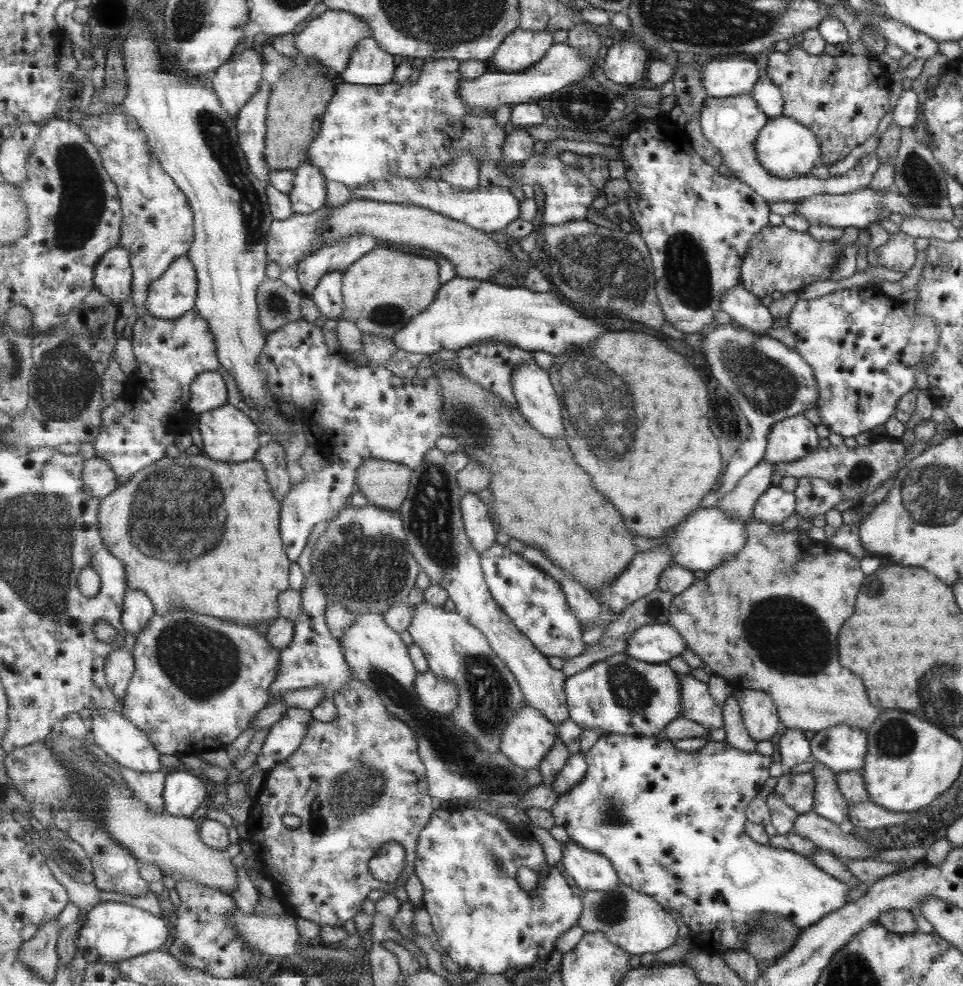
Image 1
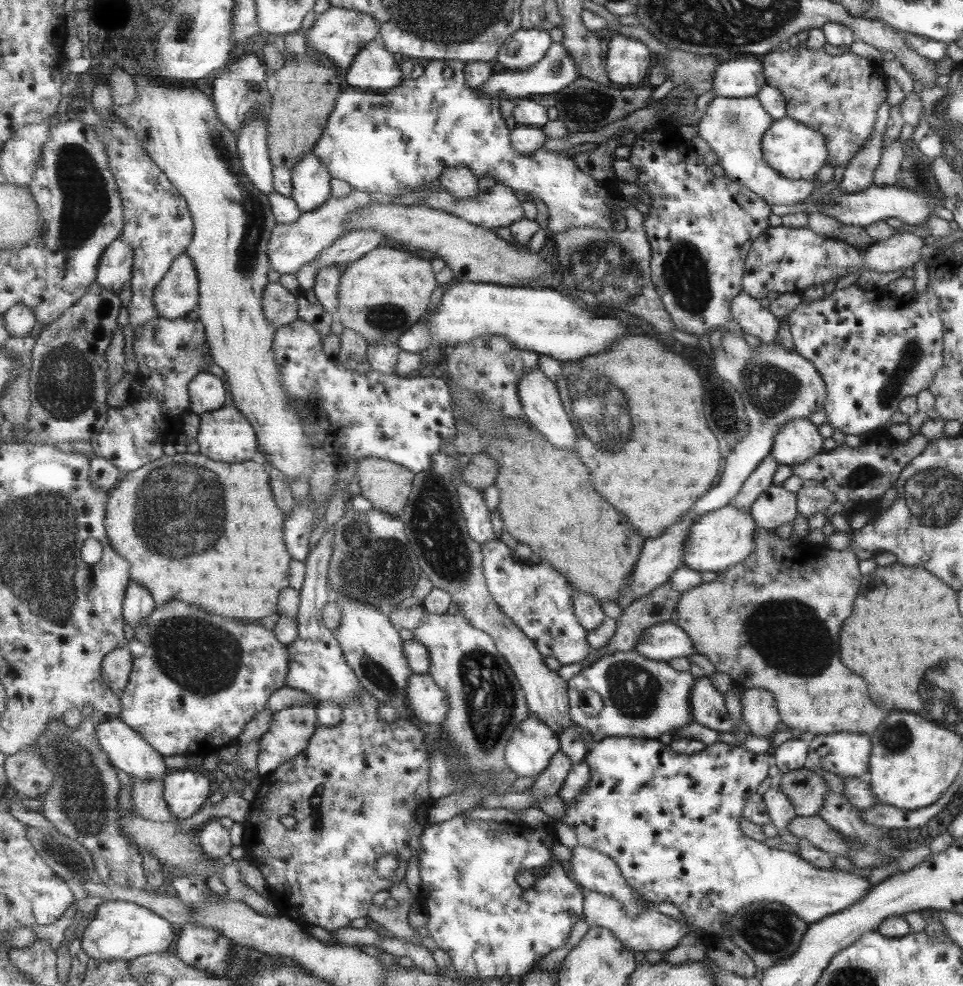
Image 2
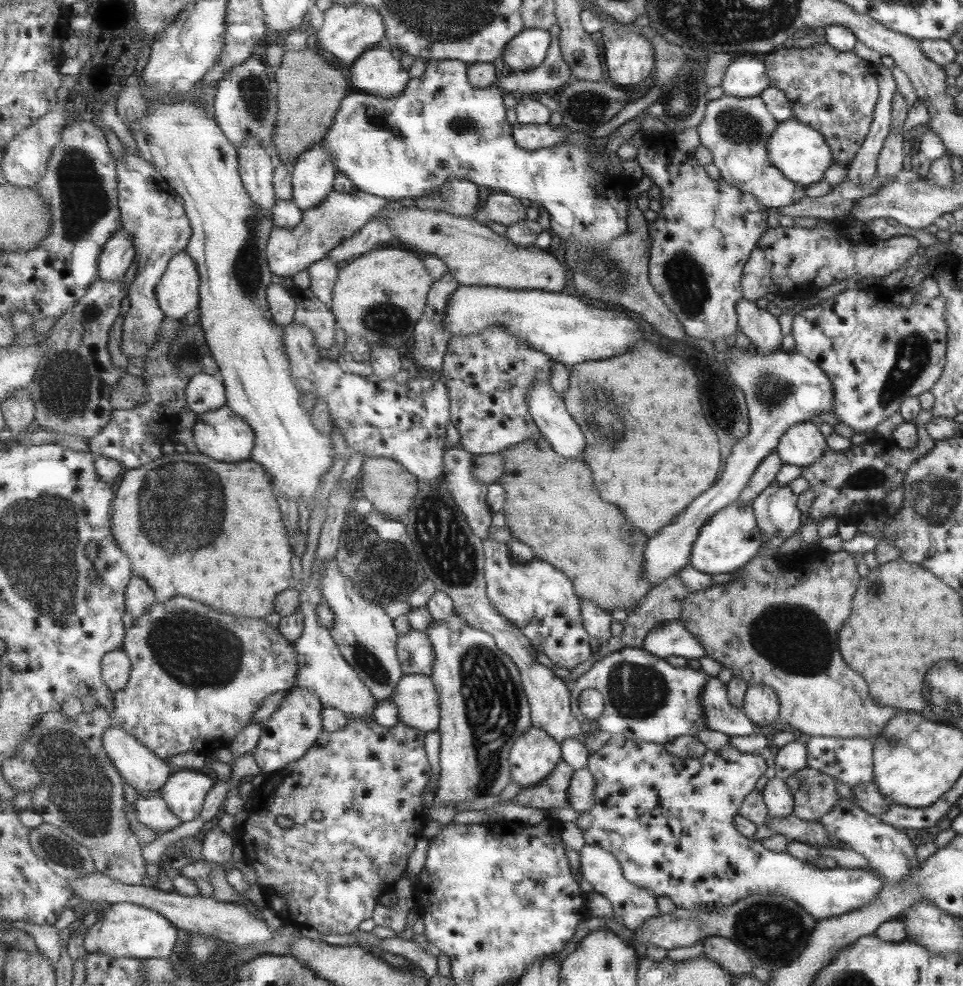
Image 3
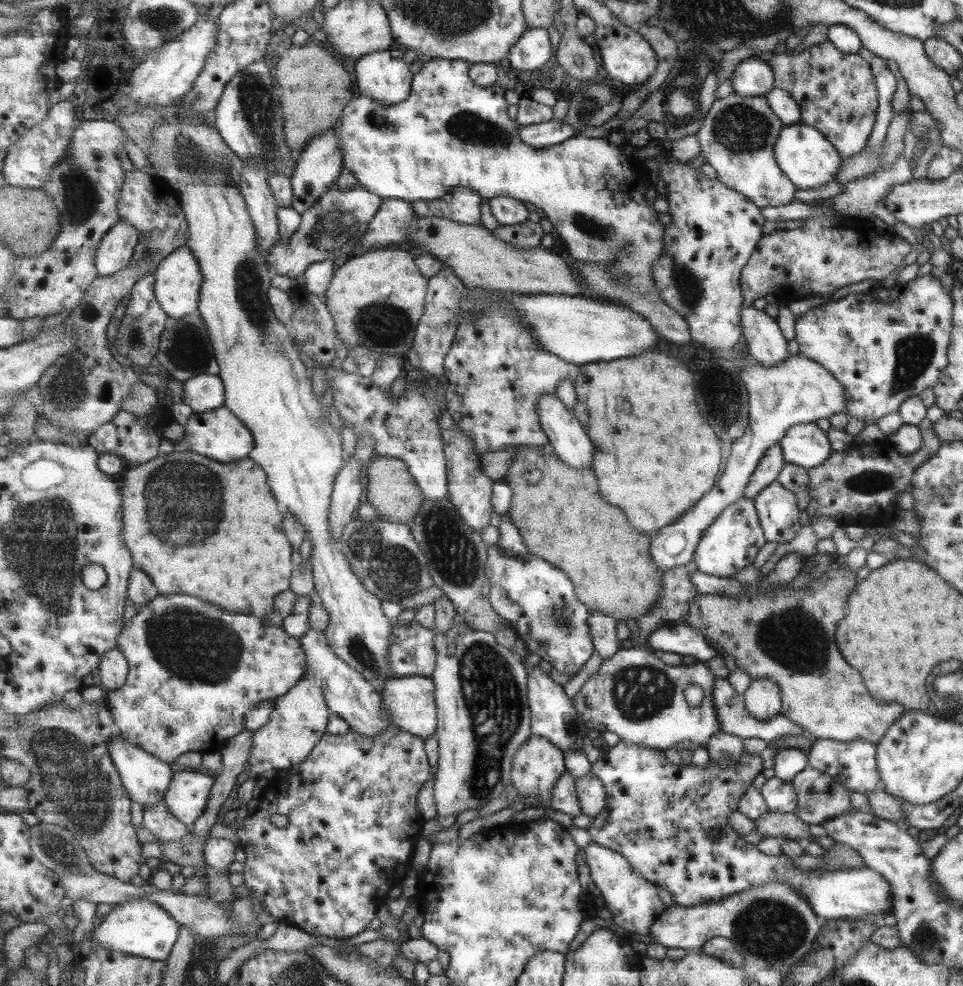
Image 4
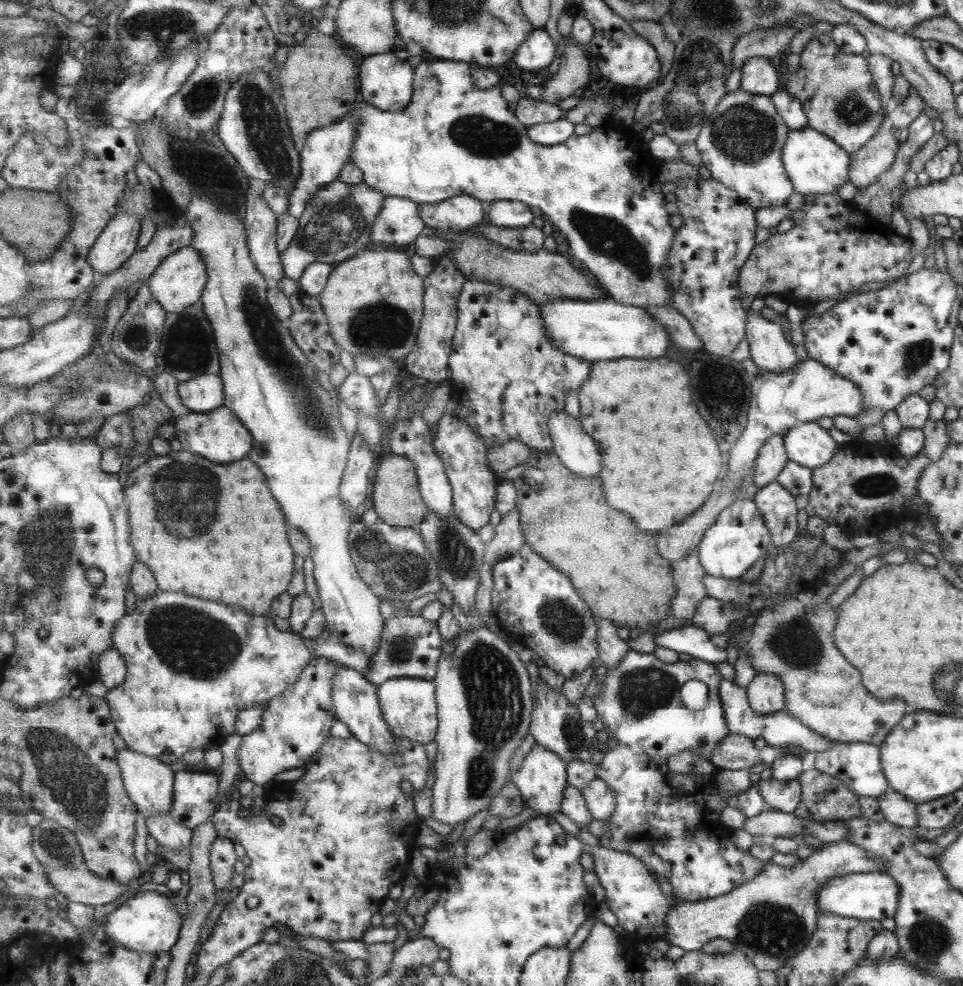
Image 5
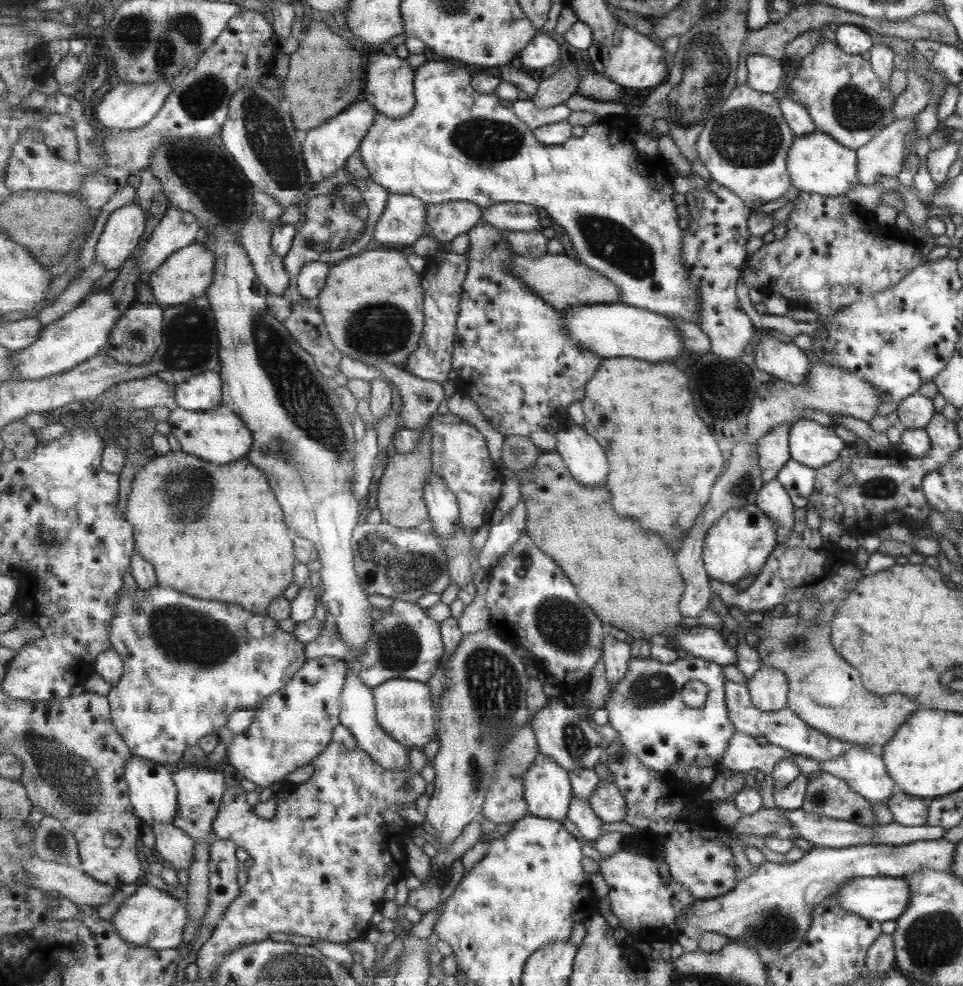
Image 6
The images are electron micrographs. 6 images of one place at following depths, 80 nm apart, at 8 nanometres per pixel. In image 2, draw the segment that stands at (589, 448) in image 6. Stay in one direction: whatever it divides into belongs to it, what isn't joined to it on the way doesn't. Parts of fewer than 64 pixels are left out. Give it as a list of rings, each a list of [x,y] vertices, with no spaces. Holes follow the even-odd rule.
[[[539,367],[526,372],[520,378],[520,399],[530,424],[542,432],[557,448],[573,451],[577,444],[577,434],[571,422],[572,417],[565,412],[563,400],[560,400],[559,396],[560,389],[557,388],[556,383],[549,380]]]

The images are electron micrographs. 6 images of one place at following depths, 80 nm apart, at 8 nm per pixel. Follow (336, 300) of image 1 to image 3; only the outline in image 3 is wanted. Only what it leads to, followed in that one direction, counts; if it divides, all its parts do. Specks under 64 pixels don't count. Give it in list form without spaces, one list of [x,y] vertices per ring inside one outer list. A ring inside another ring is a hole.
[[[325,258],[308,268],[312,276],[311,290],[319,300],[322,300],[329,307],[332,306],[334,301],[333,291],[336,287],[341,267],[342,265],[338,265],[330,258]]]

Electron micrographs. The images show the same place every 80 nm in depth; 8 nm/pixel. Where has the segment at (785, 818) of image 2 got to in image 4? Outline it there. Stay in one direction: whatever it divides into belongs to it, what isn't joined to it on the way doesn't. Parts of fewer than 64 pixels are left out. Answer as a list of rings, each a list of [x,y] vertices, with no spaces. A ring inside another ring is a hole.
[[[777,777],[767,779],[760,788],[768,812],[793,813],[796,808],[796,792],[790,781]]]

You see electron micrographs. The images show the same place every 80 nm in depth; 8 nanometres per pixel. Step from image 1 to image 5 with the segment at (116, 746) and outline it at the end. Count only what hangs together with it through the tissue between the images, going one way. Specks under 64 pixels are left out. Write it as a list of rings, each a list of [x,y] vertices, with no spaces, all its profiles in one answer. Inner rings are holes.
[[[132,748],[120,750],[119,763],[124,777],[125,788],[129,796],[138,806],[138,810],[145,818],[153,815],[169,813],[172,810],[174,799],[174,784],[176,783],[176,772],[172,765],[165,764],[165,761],[147,756],[142,752],[134,751]]]

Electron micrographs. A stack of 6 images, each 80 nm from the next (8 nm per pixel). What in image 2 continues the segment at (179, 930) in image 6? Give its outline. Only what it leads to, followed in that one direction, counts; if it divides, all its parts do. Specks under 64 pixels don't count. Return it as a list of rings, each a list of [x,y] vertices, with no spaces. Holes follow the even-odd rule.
[[[105,900],[95,909],[95,915],[92,921],[84,928],[81,937],[81,946],[83,950],[97,960],[133,960],[143,955],[171,952],[169,948],[171,942],[175,940],[175,930],[171,922],[165,920],[165,917],[159,916],[152,909],[139,903],[129,902],[126,900]]]

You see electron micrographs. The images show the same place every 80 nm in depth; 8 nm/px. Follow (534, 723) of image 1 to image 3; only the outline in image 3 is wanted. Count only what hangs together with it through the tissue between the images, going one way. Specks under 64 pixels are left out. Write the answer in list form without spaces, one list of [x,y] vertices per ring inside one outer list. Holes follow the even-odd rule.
[[[532,726],[513,745],[512,778],[526,789],[543,782],[563,759],[562,744],[546,730]]]

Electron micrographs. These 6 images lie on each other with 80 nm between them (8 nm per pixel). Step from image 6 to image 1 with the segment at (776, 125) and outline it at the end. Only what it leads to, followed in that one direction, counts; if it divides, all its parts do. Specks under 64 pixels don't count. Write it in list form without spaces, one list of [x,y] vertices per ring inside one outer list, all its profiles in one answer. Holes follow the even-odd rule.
[[[752,94],[731,96],[730,98],[707,98],[702,113],[700,114],[702,130],[705,137],[724,156],[724,164],[733,172],[733,176],[748,184],[756,193],[759,193],[770,203],[797,203],[799,199],[807,199],[813,195],[847,194],[859,189],[868,188],[873,173],[878,169],[880,163],[875,151],[863,155],[852,169],[839,176],[832,175],[825,179],[819,179],[811,175],[798,176],[795,178],[780,178],[772,176],[759,163],[756,156],[756,140],[761,127],[768,118],[761,112],[759,106],[753,101]]]

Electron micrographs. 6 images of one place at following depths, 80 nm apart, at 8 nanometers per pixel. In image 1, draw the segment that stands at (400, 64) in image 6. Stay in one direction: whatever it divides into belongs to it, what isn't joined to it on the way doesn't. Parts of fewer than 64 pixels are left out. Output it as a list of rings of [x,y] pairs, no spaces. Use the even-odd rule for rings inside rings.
[[[367,37],[357,43],[341,81],[359,86],[385,86],[393,83],[395,56],[381,48],[375,38]]]

